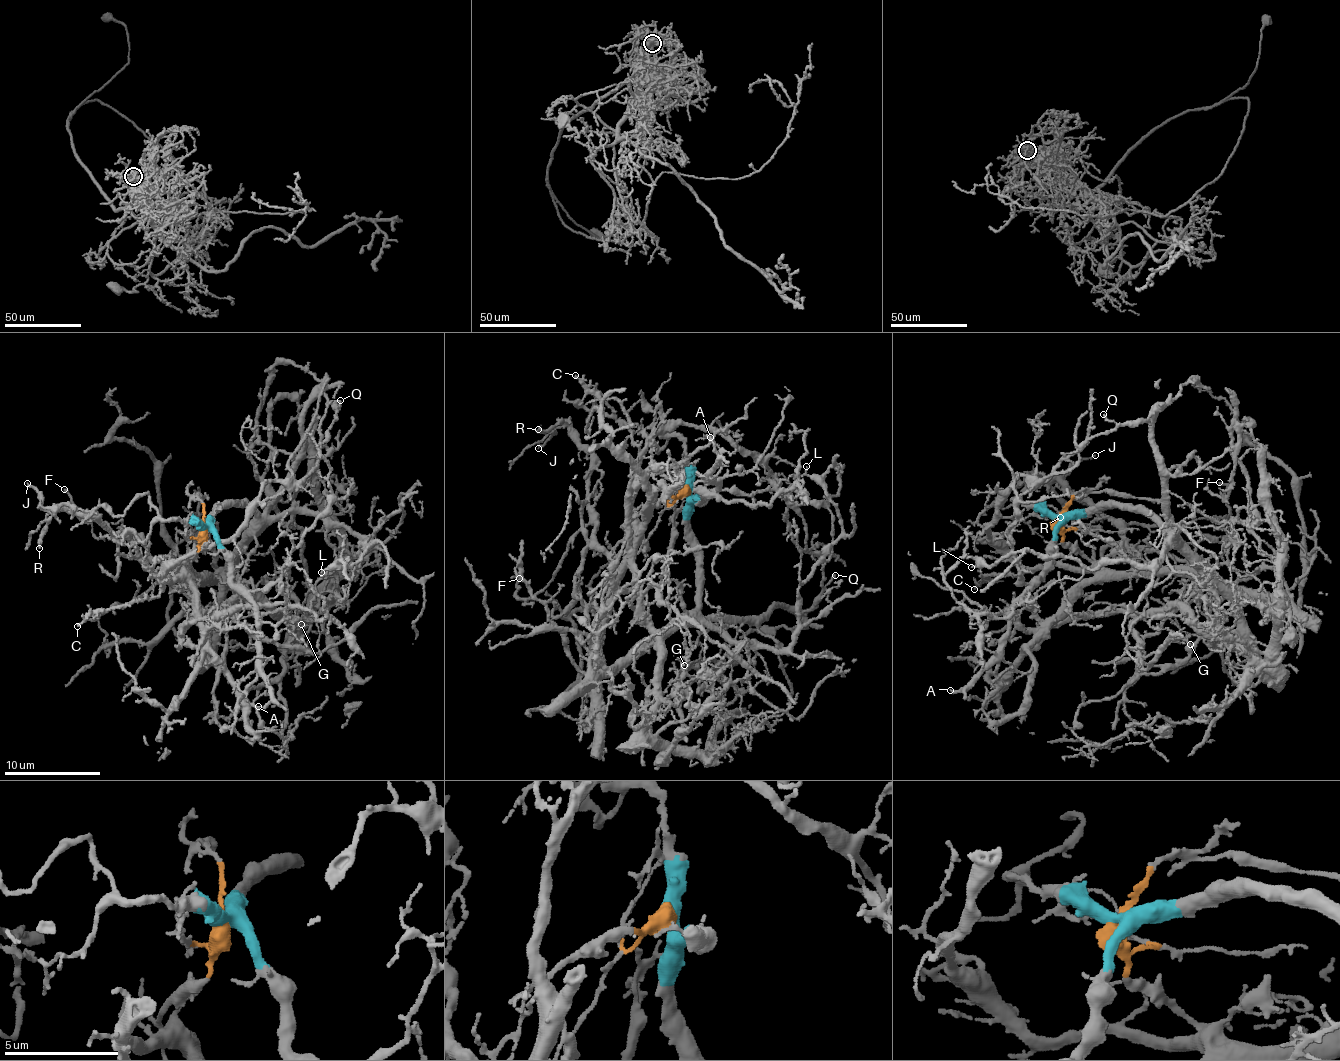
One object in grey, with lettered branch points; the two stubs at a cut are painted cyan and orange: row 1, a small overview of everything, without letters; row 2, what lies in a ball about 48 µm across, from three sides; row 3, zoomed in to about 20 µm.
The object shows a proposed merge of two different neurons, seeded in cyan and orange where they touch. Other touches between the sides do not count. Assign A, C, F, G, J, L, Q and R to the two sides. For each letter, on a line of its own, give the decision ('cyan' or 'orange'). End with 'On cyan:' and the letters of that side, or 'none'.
A: cyan
C: orange
F: orange
G: orange
J: orange
L: cyan
Q: cyan
R: orange
On cyan: A, L, Q

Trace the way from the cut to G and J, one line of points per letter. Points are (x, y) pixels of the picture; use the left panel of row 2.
G: (204, 527), (204, 541), (178, 573), (192, 596), (184, 609), (187, 619), (225, 611), (281, 645), (301, 624)
J: (204, 527), (204, 541), (177, 568), (190, 574), (160, 574), (124, 538), (94, 518), (44, 508), (27, 482)

